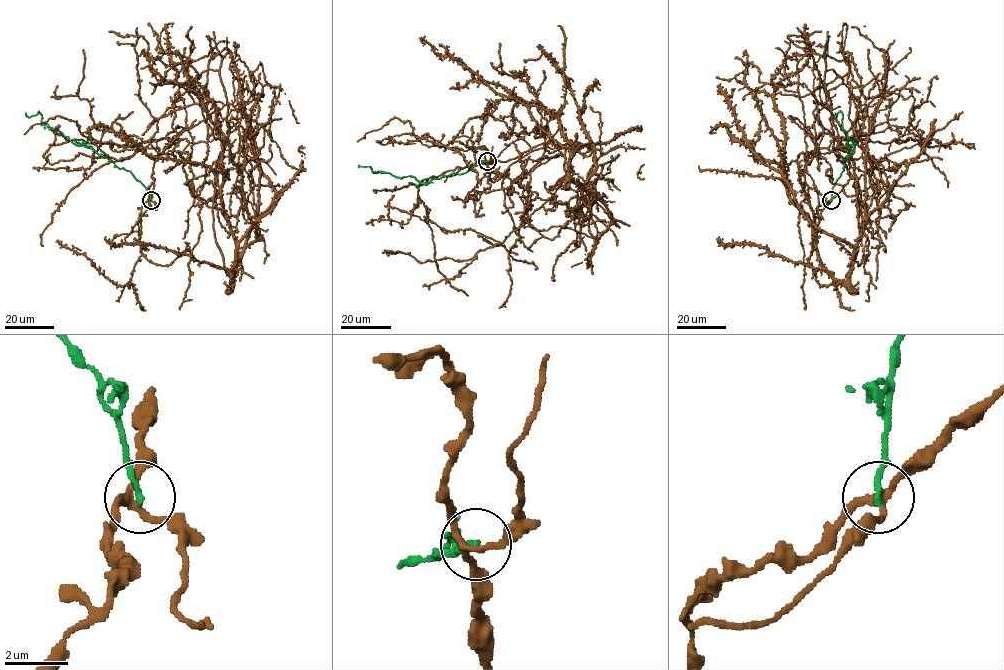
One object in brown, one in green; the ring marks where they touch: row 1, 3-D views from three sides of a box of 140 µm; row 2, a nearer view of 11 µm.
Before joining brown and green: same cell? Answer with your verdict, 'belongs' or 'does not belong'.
does not belong

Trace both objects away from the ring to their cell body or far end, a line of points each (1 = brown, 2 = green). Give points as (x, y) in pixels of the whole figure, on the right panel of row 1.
1: (831, 200), (851, 155), (819, 112), (806, 165), (826, 203), (816, 241), (787, 174), (723, 124), (715, 132)
2: (831, 199), (832, 188), (853, 148), (846, 145), (843, 115), (839, 111), (837, 117), (835, 113)

